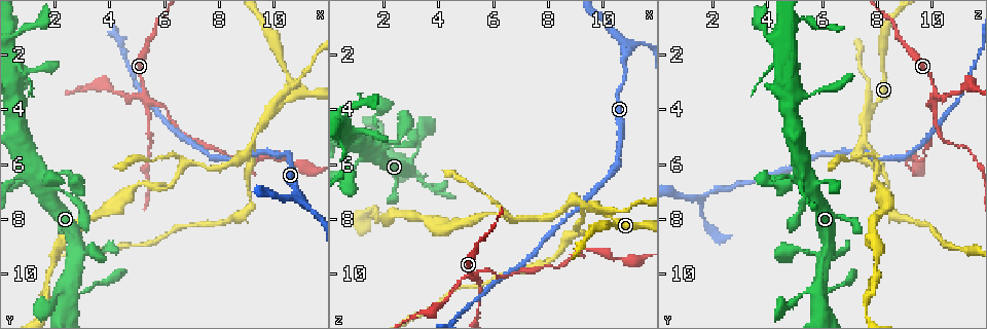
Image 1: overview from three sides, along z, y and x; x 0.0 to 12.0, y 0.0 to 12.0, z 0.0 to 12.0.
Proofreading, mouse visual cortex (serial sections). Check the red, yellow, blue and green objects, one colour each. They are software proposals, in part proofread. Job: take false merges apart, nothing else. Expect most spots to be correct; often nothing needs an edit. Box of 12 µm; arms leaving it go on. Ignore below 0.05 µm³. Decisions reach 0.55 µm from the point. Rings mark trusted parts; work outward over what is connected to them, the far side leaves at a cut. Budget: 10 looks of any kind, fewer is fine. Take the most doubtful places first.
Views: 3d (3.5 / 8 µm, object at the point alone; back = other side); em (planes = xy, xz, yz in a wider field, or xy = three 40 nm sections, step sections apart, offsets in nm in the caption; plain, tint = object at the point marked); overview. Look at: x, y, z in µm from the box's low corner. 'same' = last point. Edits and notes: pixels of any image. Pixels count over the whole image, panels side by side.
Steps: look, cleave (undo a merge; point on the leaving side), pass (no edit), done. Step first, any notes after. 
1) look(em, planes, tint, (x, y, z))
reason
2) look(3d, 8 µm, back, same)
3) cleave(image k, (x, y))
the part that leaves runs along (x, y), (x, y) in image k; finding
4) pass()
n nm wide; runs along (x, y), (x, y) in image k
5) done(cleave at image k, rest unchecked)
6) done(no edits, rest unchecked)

look(3d, 3.5 µm, (5.4, 3.5, 10.1))
sudden change in width

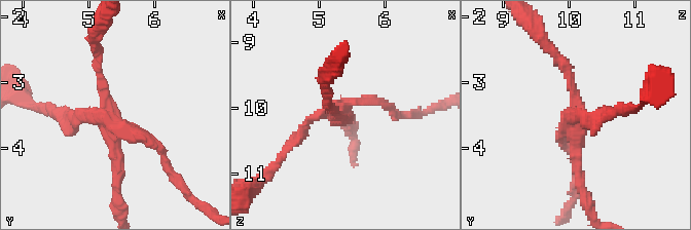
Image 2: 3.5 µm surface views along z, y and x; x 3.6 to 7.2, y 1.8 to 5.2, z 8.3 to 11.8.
look(em, xy, step 3, tint, (5.30, 3.60, 10.10))
4 arms; arms of 150, 150, 150, 150 nm

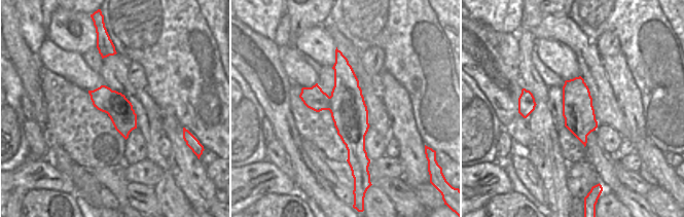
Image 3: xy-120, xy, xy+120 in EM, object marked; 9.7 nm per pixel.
cleave(image 2, (68, 131))
360 nm wide; border along (116, 92), (110, 102), (107, 113) in image 3; two cells meet here

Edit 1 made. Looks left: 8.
look(overview)

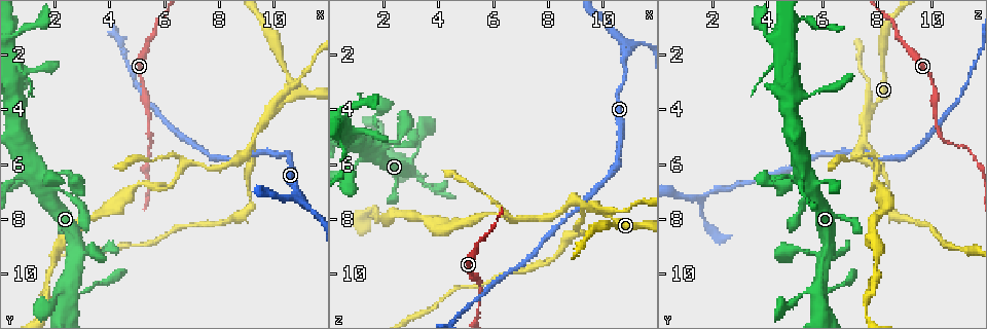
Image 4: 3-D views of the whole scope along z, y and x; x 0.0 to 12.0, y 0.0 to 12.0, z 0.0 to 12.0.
look(3d, 3.5 µm, (9.3, 5.0, 7.4))
three arms meet

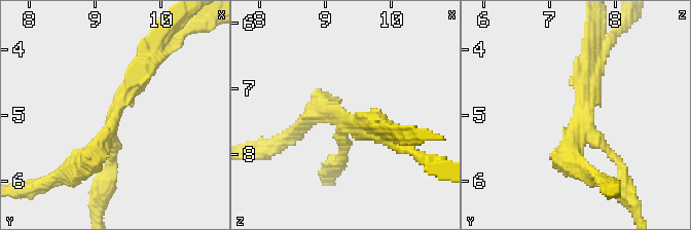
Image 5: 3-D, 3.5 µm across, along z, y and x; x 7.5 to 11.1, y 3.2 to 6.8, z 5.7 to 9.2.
look(em, xy, step 3, tint, (9.25, 5.10, 7.45))
now the EM

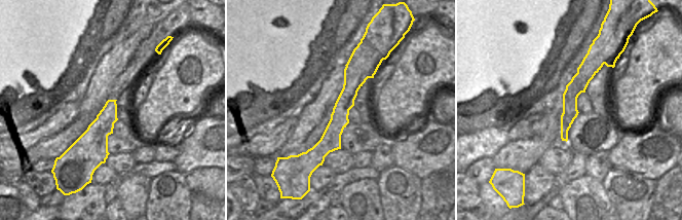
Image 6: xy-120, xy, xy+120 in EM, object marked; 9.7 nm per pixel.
cleave(image 5, (562, 150))
180 nm wide; the part that leaves runs along (597, 49), (582, 65), (574, 128) in image 5; two cells meet here

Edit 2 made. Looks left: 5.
look(overview)
see it whole again

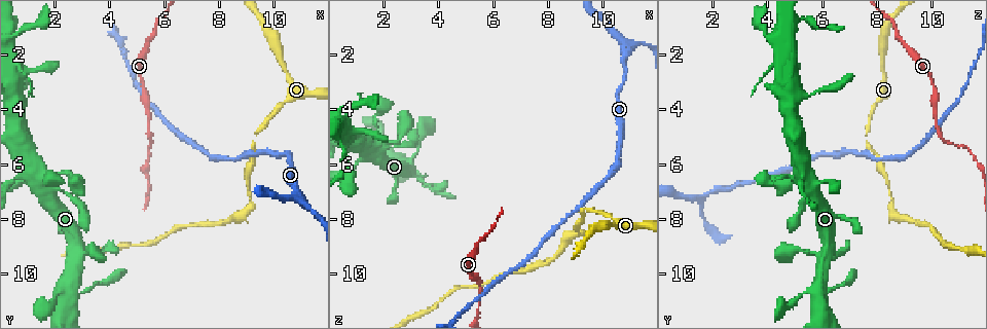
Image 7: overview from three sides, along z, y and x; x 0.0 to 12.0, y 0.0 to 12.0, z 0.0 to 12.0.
look(3d, 3.5 µm, back, (9.1, 7.2, 8.6))
a narrow waist

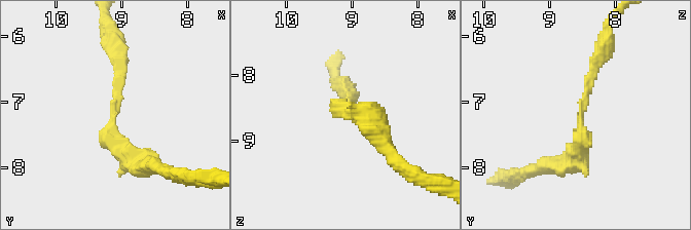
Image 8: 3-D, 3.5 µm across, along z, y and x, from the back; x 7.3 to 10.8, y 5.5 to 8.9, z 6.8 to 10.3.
look(em, xy, step 2, tint, (9.10, 7.15, 8.55))
arms of 200, 300 nm; need the tissue

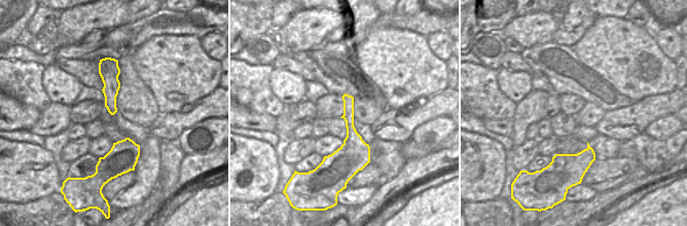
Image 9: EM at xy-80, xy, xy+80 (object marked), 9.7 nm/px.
pass()
runs along (603, 50), (569, 163) in image 8; one cell here

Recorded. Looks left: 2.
done(cleave at image 2, cleave at image 5, rest unchecked)

